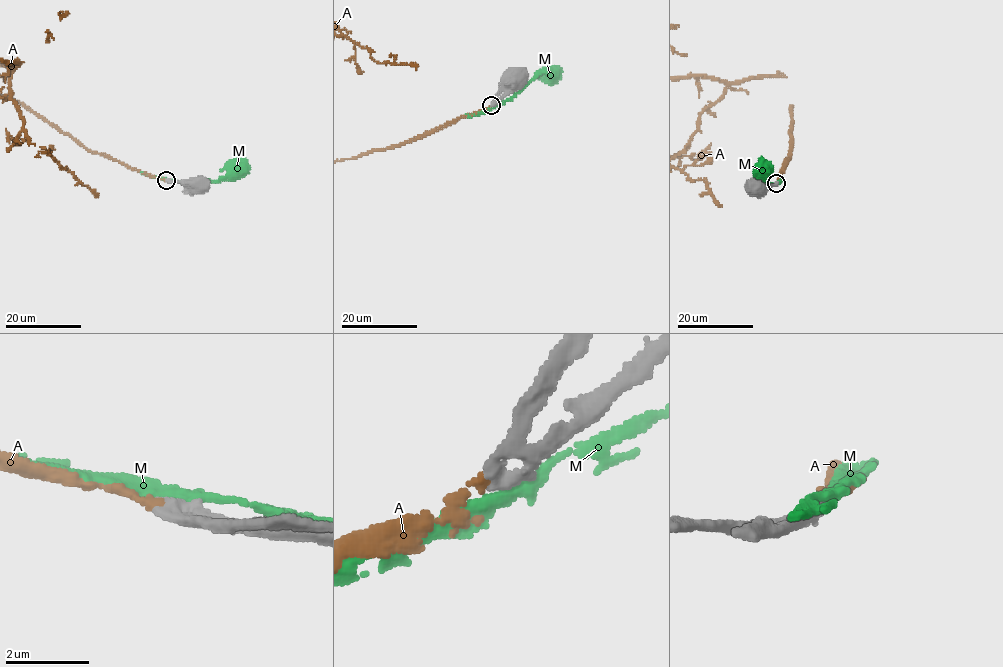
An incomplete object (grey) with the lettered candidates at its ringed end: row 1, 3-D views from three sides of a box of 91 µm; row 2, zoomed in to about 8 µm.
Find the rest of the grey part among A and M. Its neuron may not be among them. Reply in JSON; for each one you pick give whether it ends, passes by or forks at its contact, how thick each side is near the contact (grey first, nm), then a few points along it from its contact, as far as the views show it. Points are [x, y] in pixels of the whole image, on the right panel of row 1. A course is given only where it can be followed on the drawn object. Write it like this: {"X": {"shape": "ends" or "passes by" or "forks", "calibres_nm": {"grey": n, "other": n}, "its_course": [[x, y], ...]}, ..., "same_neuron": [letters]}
{"A": {"shape": "ends", "calibres_nm": {"grey": 320, "other": 220}}, "same_neuron": ["A"]}

